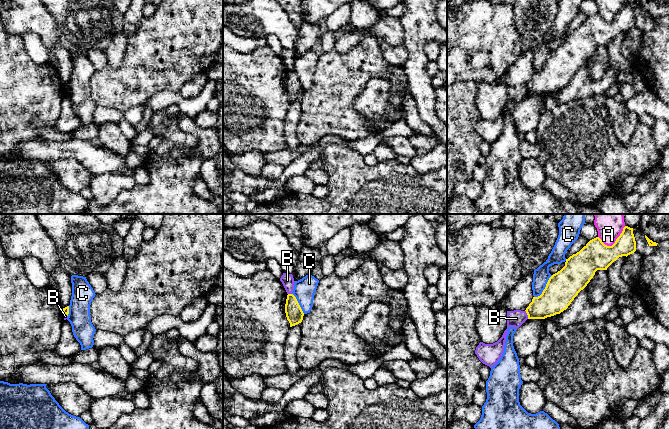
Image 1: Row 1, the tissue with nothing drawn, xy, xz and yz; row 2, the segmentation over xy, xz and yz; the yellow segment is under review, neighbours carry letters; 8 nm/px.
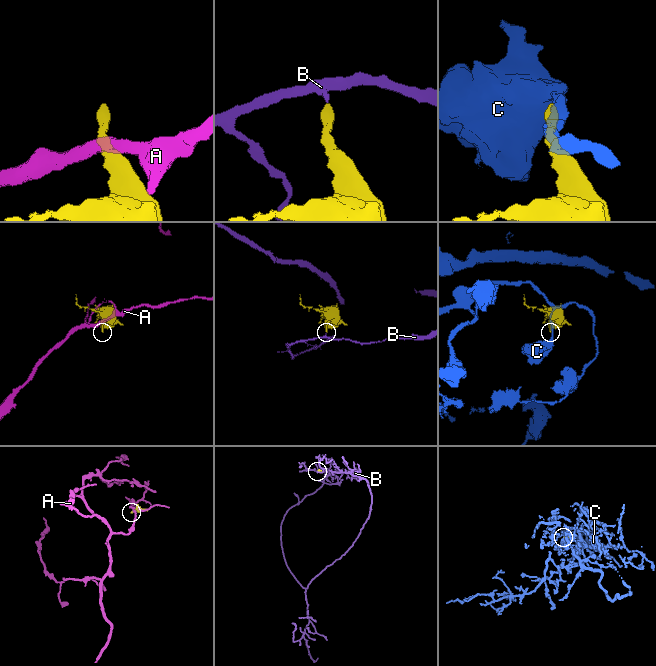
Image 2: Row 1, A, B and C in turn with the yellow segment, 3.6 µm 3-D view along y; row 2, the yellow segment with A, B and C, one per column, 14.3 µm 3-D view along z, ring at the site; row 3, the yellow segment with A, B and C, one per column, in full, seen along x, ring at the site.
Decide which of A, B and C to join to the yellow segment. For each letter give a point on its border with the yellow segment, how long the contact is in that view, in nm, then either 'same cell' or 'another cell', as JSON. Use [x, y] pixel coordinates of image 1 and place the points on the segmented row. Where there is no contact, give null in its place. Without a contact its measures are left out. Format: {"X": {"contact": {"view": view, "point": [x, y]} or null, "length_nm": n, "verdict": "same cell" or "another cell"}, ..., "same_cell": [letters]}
{"A": {"contact": {"view": "yz", "point": [615, 242]}, "length_nm": 240, "verdict": "another cell"}, "B": {"contact": {"view": "yz", "point": [527, 314]}, "length_nm": 80, "verdict": "another cell"}, "C": {"contact": {"view": "yz", "point": [545, 288]}, "length_nm": 240, "verdict": "another cell"}, "same_cell": []}

